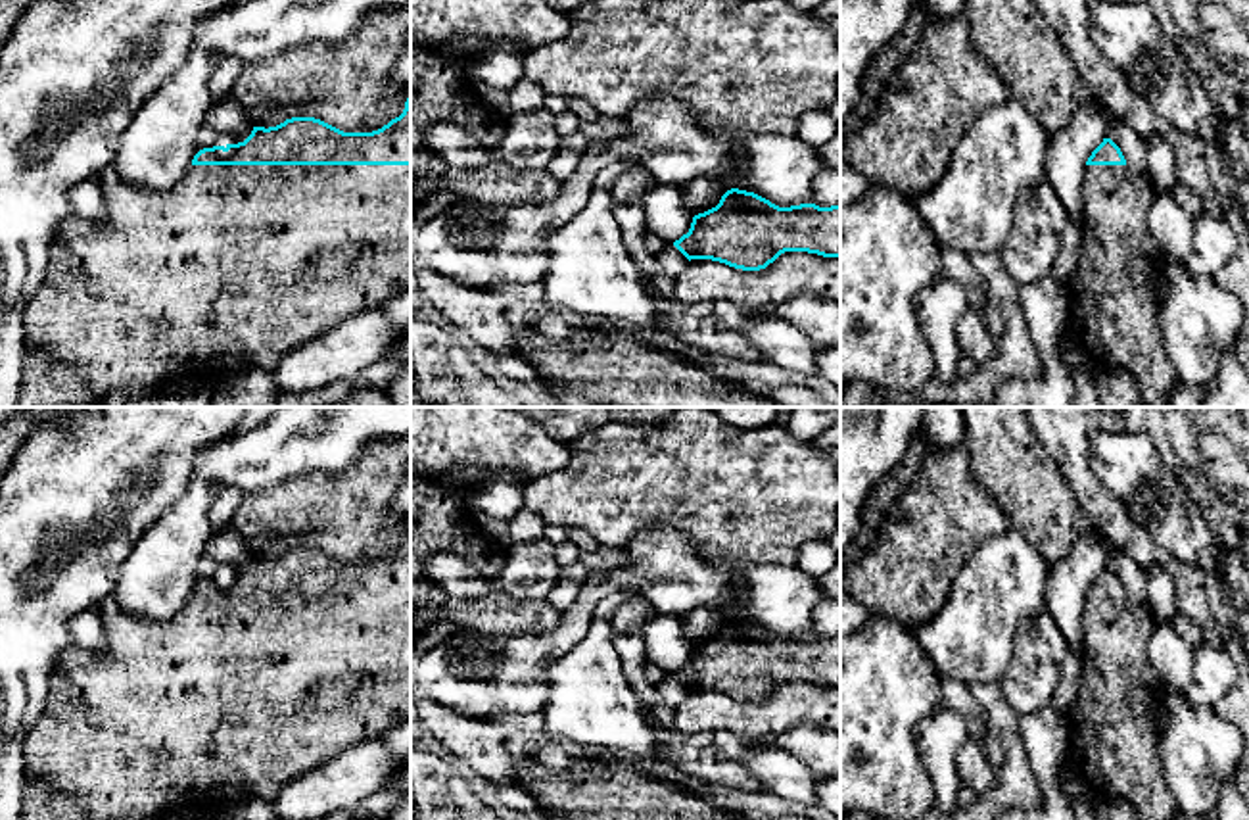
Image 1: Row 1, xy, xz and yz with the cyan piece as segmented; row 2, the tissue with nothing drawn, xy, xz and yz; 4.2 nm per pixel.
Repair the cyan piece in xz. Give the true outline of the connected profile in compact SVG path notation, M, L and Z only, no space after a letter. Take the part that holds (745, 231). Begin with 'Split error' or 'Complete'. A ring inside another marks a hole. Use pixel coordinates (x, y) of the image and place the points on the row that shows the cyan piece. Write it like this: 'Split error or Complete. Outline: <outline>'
Complete. Outline: M731 188L716 207L695 215L689 232L673 246L689 261L712 259L742 271L766 269L785 252L840 257L840 204L831 207L815 204L779 207L754 192Z

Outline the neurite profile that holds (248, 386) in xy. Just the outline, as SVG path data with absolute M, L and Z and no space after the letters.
M240 367L213 380L209 407L274 407L280 392L259 367Z

